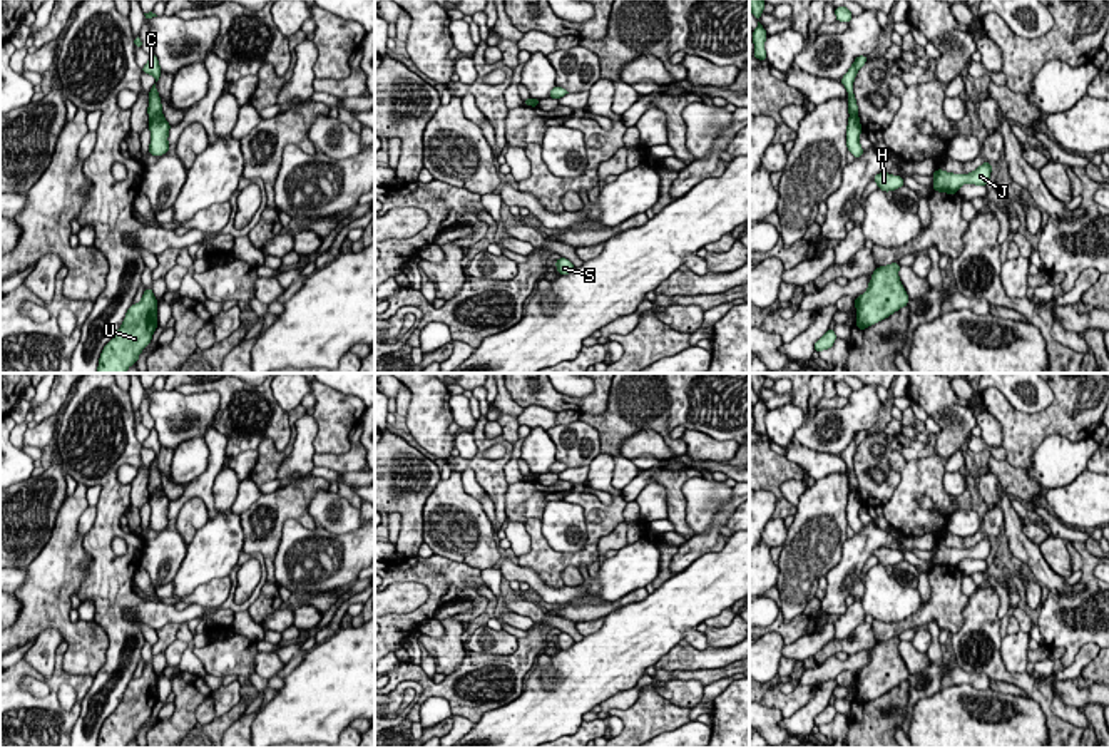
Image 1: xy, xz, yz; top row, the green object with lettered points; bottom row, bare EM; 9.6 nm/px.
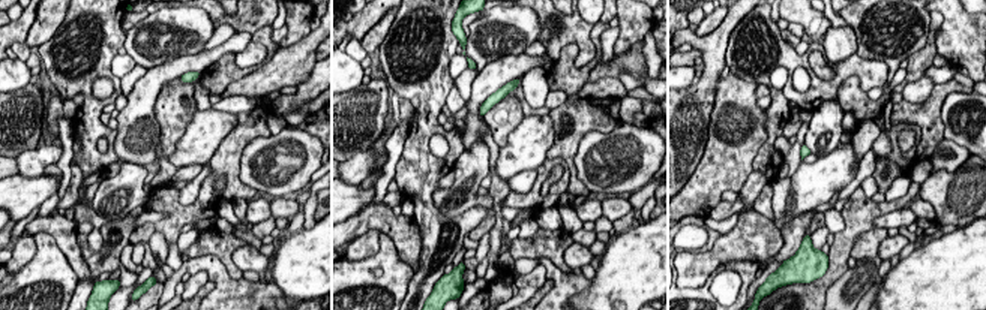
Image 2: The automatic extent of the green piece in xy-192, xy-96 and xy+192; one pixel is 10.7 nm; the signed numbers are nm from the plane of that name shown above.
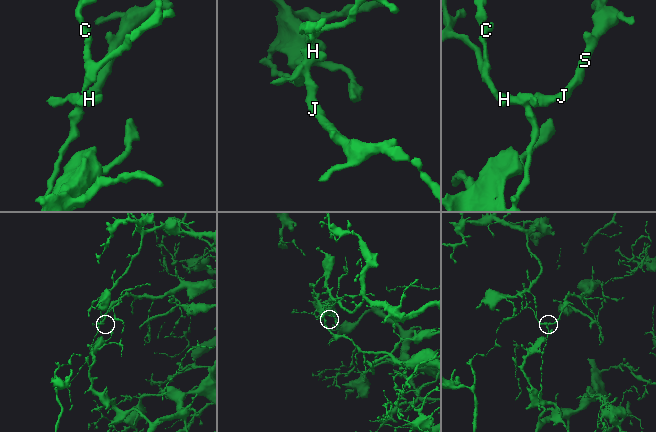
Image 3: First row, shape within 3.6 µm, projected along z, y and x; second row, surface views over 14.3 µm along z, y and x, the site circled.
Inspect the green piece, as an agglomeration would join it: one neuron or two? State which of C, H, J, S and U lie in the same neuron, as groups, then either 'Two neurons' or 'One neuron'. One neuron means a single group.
Groups: C U / H J S. Two neurons

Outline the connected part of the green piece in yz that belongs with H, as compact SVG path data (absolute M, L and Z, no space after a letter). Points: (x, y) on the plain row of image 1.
M880 547L880 549L873 551L873 556L878 559L878 564L883 564L885 567L895 566L895 564L905 561L905 557L900 551L892 551L888 547Z

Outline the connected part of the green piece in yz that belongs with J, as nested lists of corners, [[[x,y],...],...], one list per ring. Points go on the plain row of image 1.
[[[984,537],[970,549],[952,549],[942,544],[937,544],[932,551],[935,554],[933,566],[945,566],[947,569],[957,569],[962,559],[977,559],[985,561],[990,554],[992,539]]]

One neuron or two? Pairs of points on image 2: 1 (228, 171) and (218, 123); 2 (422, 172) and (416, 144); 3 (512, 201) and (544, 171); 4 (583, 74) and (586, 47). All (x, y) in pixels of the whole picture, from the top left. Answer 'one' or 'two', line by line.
1: two
2: one
3: one
4: two

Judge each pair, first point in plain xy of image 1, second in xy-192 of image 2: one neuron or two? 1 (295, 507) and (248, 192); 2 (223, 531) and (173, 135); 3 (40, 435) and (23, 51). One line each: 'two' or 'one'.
1: one
2: two
3: two

